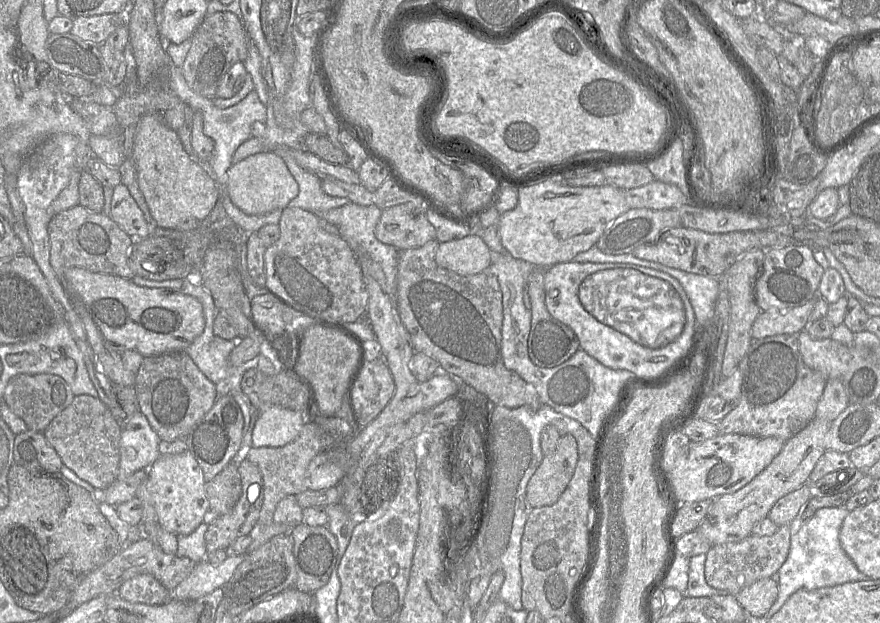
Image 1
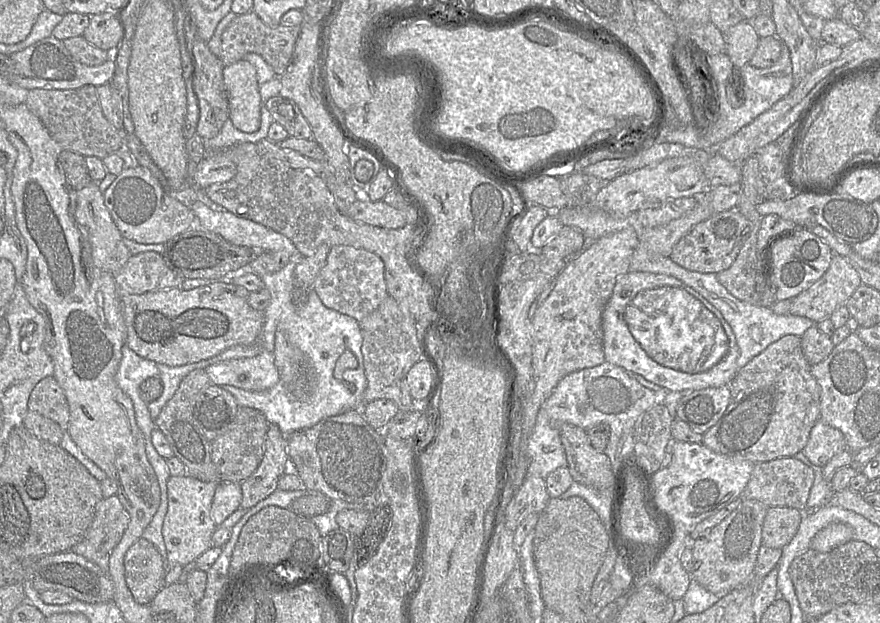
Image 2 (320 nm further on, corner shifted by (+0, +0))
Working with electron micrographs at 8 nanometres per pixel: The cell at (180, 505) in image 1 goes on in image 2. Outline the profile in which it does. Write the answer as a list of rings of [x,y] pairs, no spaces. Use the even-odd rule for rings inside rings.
[[[188,474],[169,477],[168,507],[162,526],[168,568],[194,564],[196,559],[211,547],[211,537],[217,528],[211,517],[211,505],[218,483],[203,482]]]

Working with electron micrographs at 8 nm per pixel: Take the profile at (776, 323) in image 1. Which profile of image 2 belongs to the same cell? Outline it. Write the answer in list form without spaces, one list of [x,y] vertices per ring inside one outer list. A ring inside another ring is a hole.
[[[833,254],[824,275],[791,300],[789,314],[818,323],[845,305],[860,285],[862,282],[854,267],[841,255]]]

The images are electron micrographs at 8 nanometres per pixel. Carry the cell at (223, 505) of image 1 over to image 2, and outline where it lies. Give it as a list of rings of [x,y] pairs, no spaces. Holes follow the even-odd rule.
[[[249,407],[238,408],[231,428],[212,442],[211,459],[220,482],[242,483],[257,469],[263,458],[269,425],[262,412]]]

